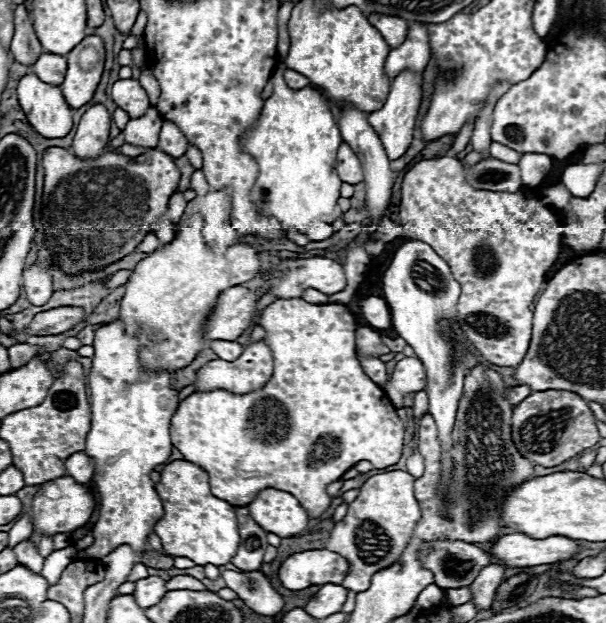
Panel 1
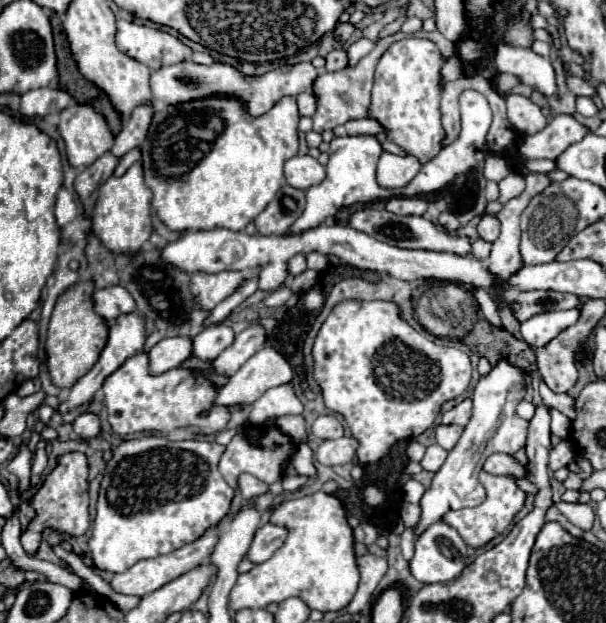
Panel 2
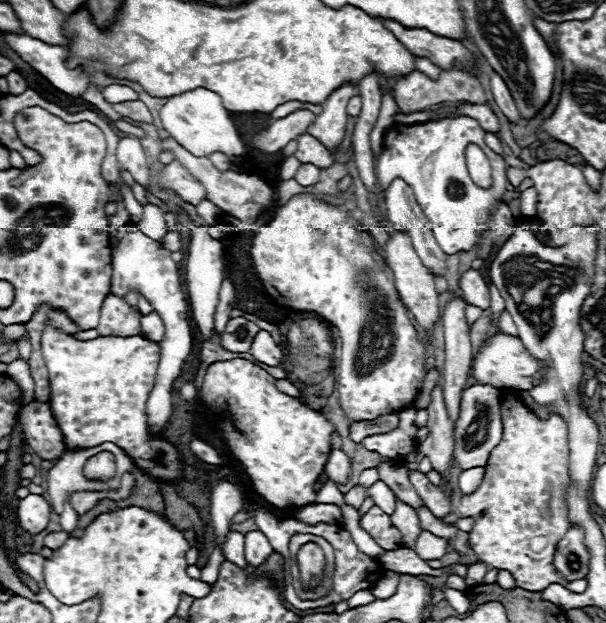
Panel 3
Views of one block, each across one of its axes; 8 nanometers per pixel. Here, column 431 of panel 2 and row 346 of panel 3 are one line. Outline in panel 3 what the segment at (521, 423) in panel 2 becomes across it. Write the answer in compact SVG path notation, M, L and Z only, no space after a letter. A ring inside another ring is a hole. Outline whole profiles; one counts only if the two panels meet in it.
M494 334L490 340L486 340L482 352L476 356L474 364L474 378L480 384L492 384L492 386L510 386L516 390L530 390L534 386L540 386L540 380L544 380L544 362L536 360L520 342L520 338L508 336L508 334Z

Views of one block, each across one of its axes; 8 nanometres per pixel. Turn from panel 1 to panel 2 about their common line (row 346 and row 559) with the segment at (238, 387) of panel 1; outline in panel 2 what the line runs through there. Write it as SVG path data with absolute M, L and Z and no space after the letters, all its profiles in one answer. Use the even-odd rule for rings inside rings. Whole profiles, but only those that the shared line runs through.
M264 524L262 528L256 530L256 536L252 540L252 546L246 554L246 558L252 564L262 564L268 558L272 558L272 554L284 544L286 540L286 530L276 526L276 524Z

